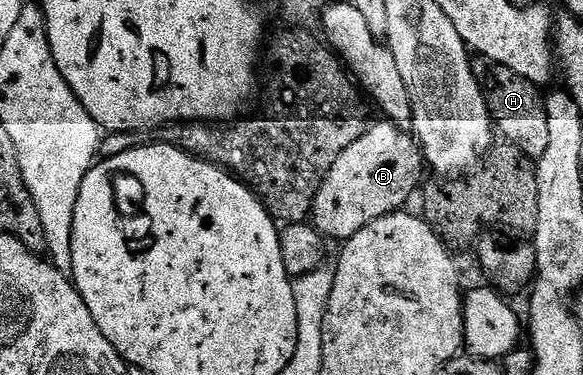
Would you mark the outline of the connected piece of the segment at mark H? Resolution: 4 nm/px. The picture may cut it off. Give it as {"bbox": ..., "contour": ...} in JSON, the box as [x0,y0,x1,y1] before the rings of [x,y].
{"bbox":[472,58,551,161],"contour":[[[474,58],[472,65],[477,84],[485,94],[489,117],[493,120],[500,138],[518,147],[529,159],[534,161],[541,159],[543,153],[547,153],[547,144],[551,142],[547,130],[545,95],[542,88],[536,83],[527,81],[527,77],[519,77],[515,69],[507,69],[507,65],[499,65],[490,59]]]}

